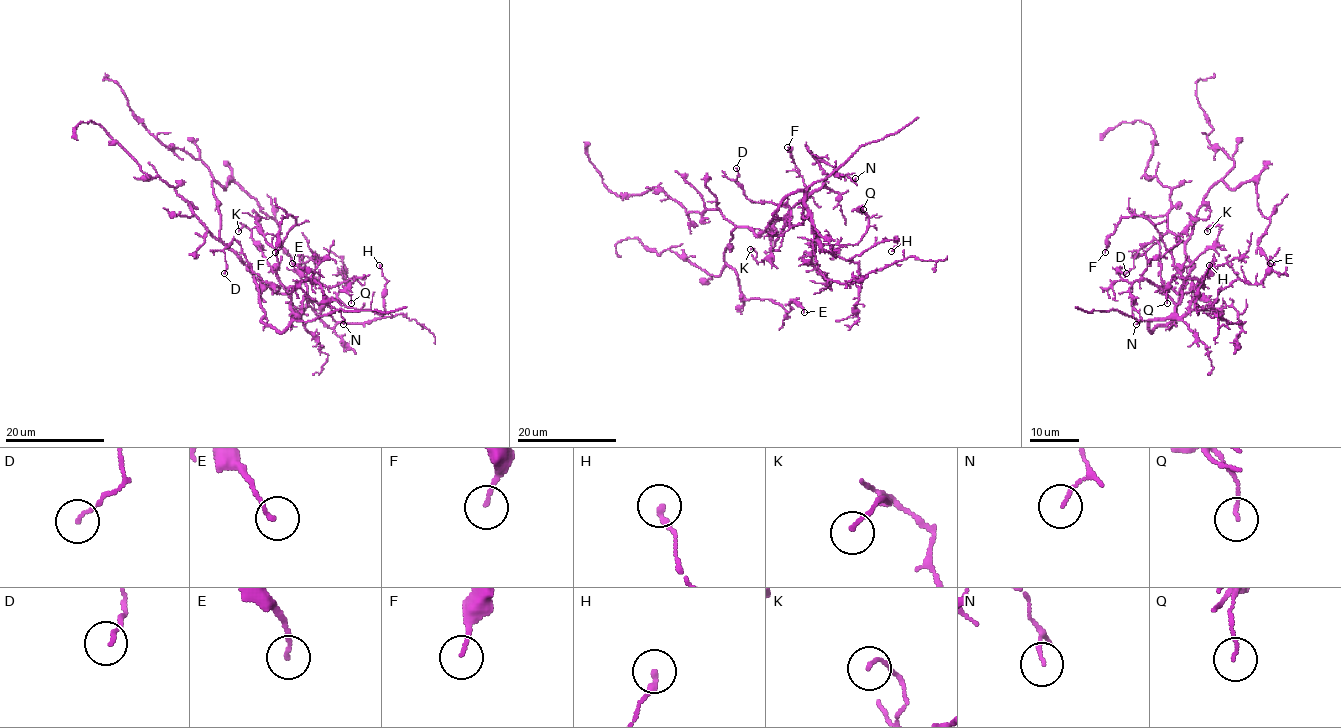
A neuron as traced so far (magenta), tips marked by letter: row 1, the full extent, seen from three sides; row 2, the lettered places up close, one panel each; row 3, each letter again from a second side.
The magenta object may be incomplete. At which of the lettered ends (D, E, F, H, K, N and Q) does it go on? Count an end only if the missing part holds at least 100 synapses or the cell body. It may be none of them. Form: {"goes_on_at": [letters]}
{"goes_on_at": []}

